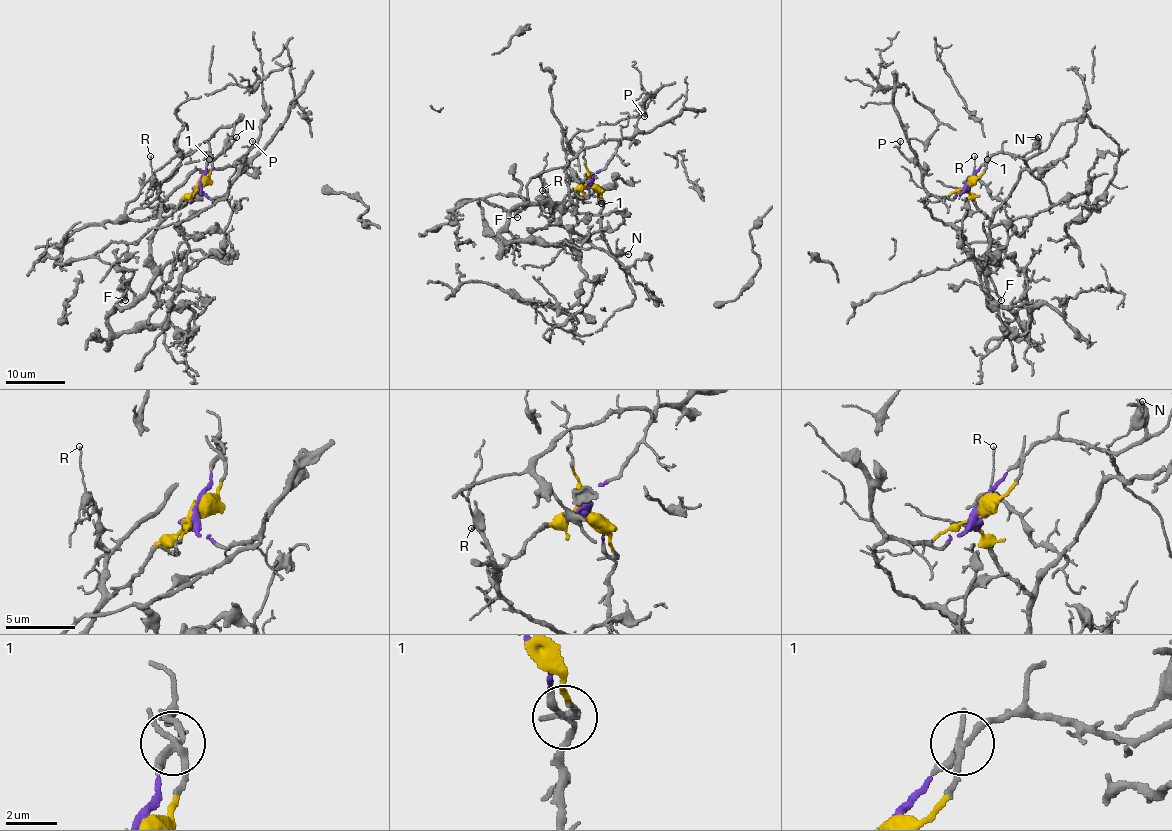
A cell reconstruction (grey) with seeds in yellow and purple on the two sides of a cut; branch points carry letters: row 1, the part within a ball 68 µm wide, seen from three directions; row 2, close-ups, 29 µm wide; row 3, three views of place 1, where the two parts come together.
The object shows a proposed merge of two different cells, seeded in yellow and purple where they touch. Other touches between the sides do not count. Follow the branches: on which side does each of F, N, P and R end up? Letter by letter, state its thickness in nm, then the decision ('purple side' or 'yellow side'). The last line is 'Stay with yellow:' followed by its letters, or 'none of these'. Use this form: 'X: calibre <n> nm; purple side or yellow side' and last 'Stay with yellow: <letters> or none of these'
F: calibre 160 nm; purple side
N: calibre 130 nm; purple side
P: calibre 100 nm; purple side
R: calibre 120 nm; yellow side
Stay with yellow: R

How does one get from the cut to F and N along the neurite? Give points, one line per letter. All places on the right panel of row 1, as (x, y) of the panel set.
F: (967, 183), (952, 198), (924, 200), (932, 216), (951, 225), (966, 243), (992, 243), (978, 262), (1001, 300)
N: (967, 183), (969, 178), (992, 155), (1010, 152), (1032, 157), (1038, 151), (1038, 136)

